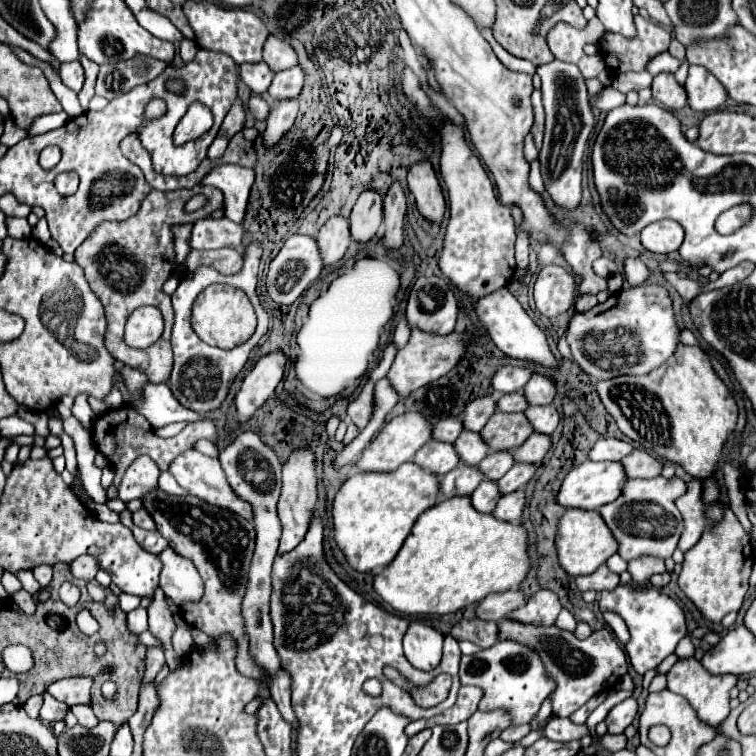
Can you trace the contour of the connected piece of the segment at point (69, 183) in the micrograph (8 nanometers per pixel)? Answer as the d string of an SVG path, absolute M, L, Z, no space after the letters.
M75 172L61 173L55 178L57 191L64 197L74 194L79 185L79 177Z

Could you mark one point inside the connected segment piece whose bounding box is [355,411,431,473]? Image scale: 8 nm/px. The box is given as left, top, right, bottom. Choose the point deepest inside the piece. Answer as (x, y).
(402, 437)

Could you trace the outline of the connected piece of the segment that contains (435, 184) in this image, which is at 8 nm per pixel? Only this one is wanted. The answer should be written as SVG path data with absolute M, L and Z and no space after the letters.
M429 161L415 163L409 169L409 191L415 195L415 205L419 213L435 225L441 225L445 215L445 199L439 185L439 179Z

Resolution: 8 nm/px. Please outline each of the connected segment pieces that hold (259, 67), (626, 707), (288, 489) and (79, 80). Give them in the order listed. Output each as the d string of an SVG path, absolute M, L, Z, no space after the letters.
M263 61L261 63L245 63L245 65L241 65L241 79L255 95L261 95L269 89L273 73L269 71L269 67L265 67Z
M631 697L631 699L625 699L625 701L621 701L621 703L617 703L611 711L609 711L609 715L607 715L607 719L605 719L605 723L607 723L607 733L609 735L619 735L619 733L623 733L631 723L633 723L633 719L635 719L635 715L637 715L637 709L639 709L639 705L637 705L637 701Z
M309 447L293 451L293 455L283 465L283 491L279 497L279 519L283 523L283 535L279 545L279 555L293 551L309 531L313 521L313 511L317 505L317 479L315 479L315 455Z
M79 61L61 63L59 77L61 77L61 81L63 81L69 89L73 89L75 93L81 91L81 87L83 87L83 79L85 79L85 77L83 77L83 67L81 67Z

